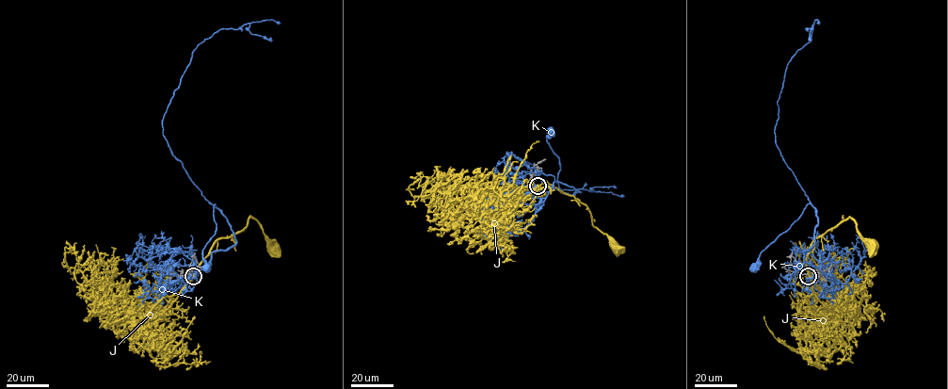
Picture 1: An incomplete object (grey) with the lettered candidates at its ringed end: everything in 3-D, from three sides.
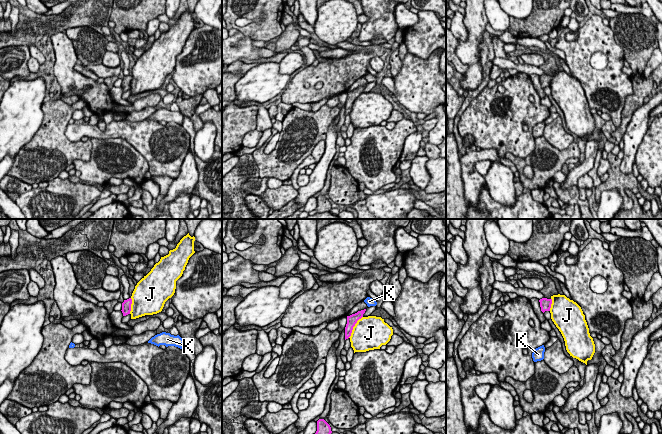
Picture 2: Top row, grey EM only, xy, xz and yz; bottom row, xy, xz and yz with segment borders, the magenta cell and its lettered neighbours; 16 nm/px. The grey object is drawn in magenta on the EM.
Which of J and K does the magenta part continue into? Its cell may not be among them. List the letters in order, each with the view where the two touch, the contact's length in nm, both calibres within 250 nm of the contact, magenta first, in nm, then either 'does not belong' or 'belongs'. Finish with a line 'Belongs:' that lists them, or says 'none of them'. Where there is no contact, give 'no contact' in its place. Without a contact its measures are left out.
J: contact in xz; length 420 nm; calibres 160 and 480 nm; does not belong
K: no contact; does not belong
Belongs: none of them

